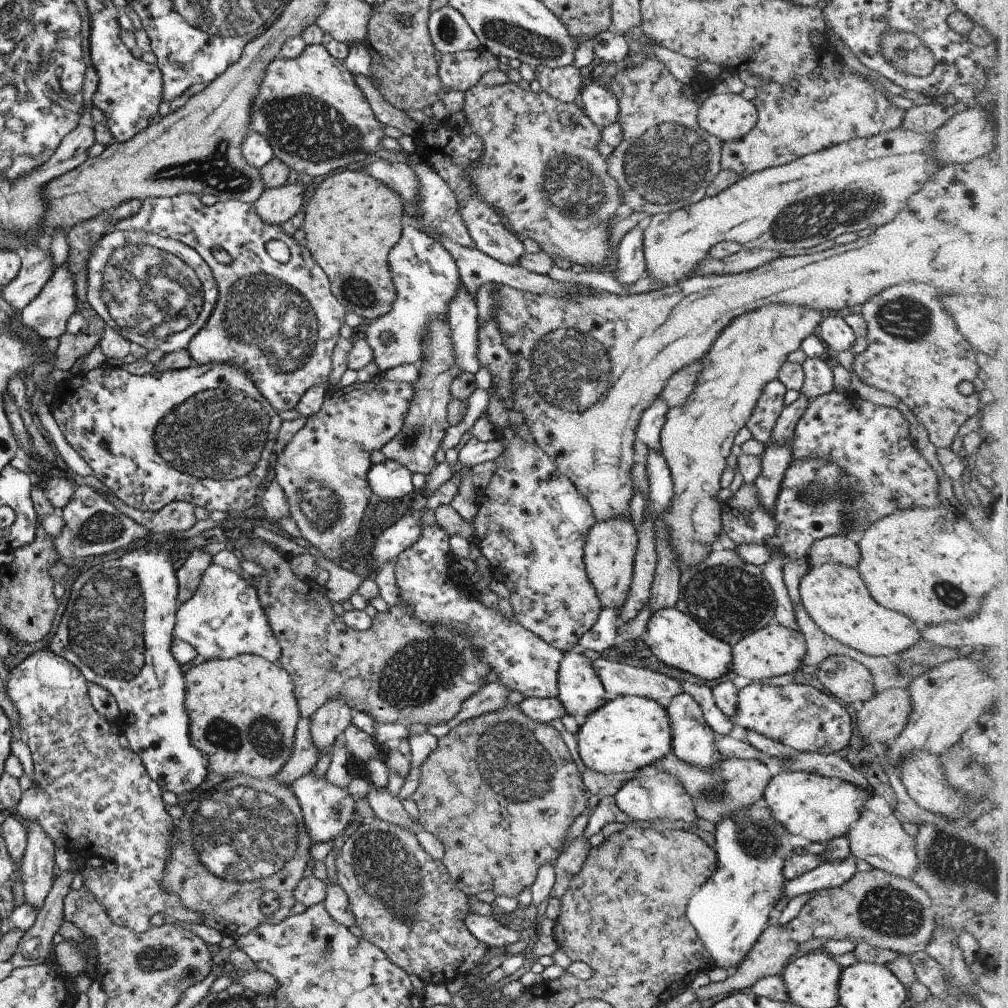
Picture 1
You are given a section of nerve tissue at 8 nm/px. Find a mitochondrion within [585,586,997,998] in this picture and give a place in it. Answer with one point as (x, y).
(885, 910)

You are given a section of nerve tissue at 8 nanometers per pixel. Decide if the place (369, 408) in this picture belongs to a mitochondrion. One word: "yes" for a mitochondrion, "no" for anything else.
no

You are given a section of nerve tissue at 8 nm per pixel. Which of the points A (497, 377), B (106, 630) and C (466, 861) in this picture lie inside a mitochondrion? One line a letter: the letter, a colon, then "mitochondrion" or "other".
A: other
B: mitochondrion
C: other

